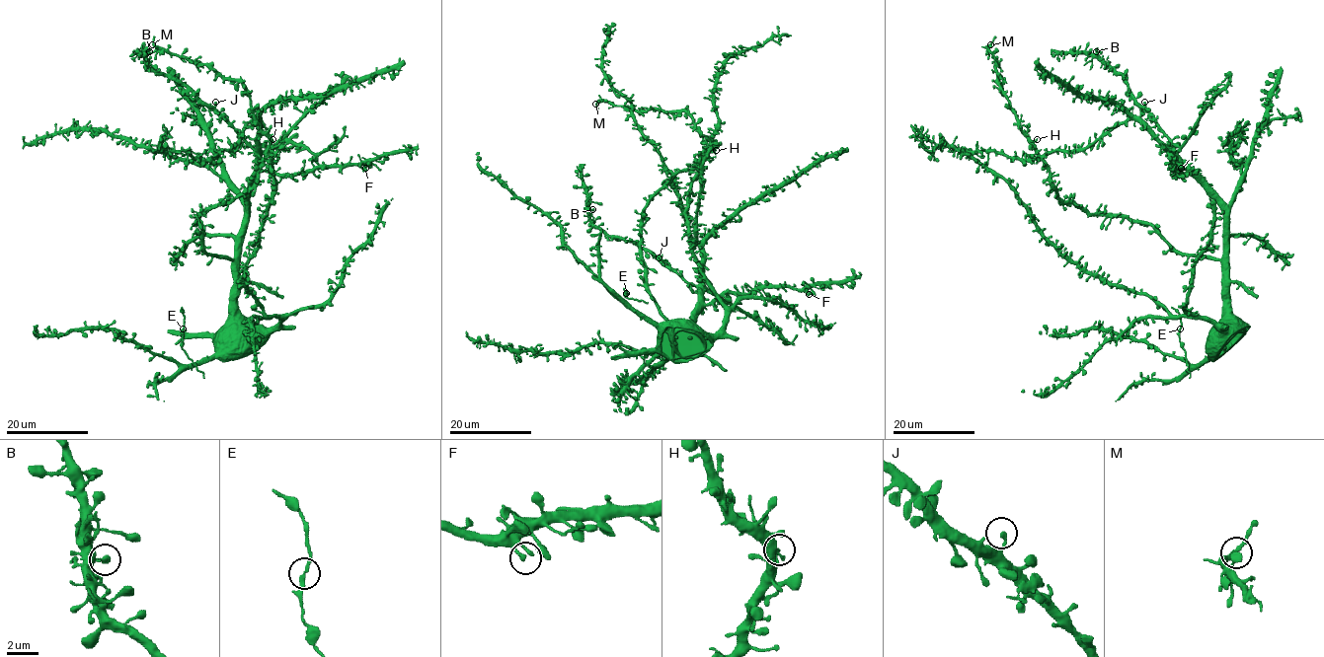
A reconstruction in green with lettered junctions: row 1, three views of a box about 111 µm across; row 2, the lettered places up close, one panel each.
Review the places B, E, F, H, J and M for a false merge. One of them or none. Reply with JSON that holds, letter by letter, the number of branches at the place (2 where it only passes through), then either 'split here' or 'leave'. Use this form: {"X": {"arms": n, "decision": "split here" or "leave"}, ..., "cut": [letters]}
{"B": {"arms": 2, "decision": "leave"}, "E": {"arms": 2, "decision": "leave"}, "F": {"arms": 1, "decision": "leave"}, "H": {"arms": 1, "decision": "leave"}, "J": {"arms": 1, "decision": "leave"}, "M": {"arms": 2, "decision": "leave"}, "cut": []}

